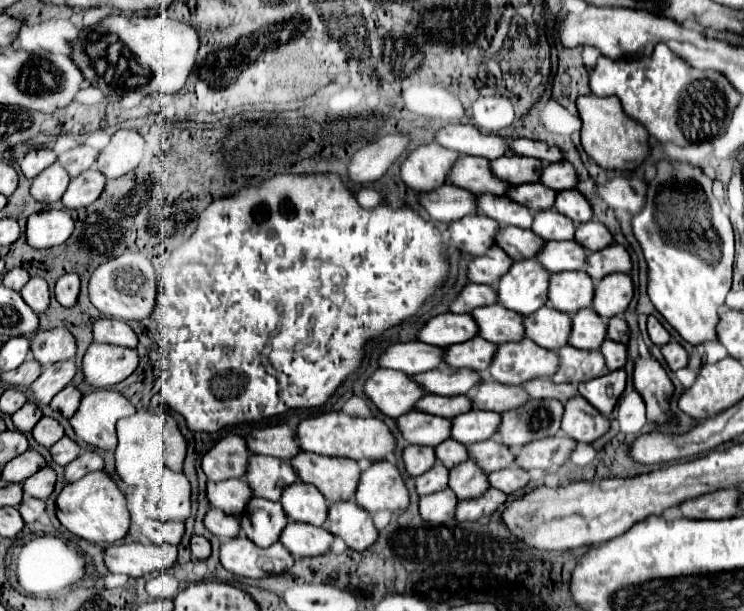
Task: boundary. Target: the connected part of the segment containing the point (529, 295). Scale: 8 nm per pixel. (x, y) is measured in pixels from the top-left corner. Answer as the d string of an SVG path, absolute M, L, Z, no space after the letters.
M535 260L515 262L511 270L499 280L499 304L521 314L533 314L547 304L551 272Z

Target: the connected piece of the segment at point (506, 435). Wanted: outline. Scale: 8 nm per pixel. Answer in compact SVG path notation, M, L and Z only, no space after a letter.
M531 400L529 404L503 414L499 428L501 442L521 448L533 440L555 436L561 430L563 404L559 400Z

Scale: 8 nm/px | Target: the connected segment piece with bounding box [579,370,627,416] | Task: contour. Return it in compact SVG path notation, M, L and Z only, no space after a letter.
M625 370L609 372L607 376L593 378L579 384L579 394L585 396L601 414L609 416L617 404L617 398L623 394L627 384Z

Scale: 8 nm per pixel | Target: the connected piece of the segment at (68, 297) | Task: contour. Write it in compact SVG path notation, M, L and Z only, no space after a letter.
M65 274L57 280L57 286L55 286L55 298L61 306L69 308L77 302L77 296L79 296L79 288L81 288L81 280L77 274Z

